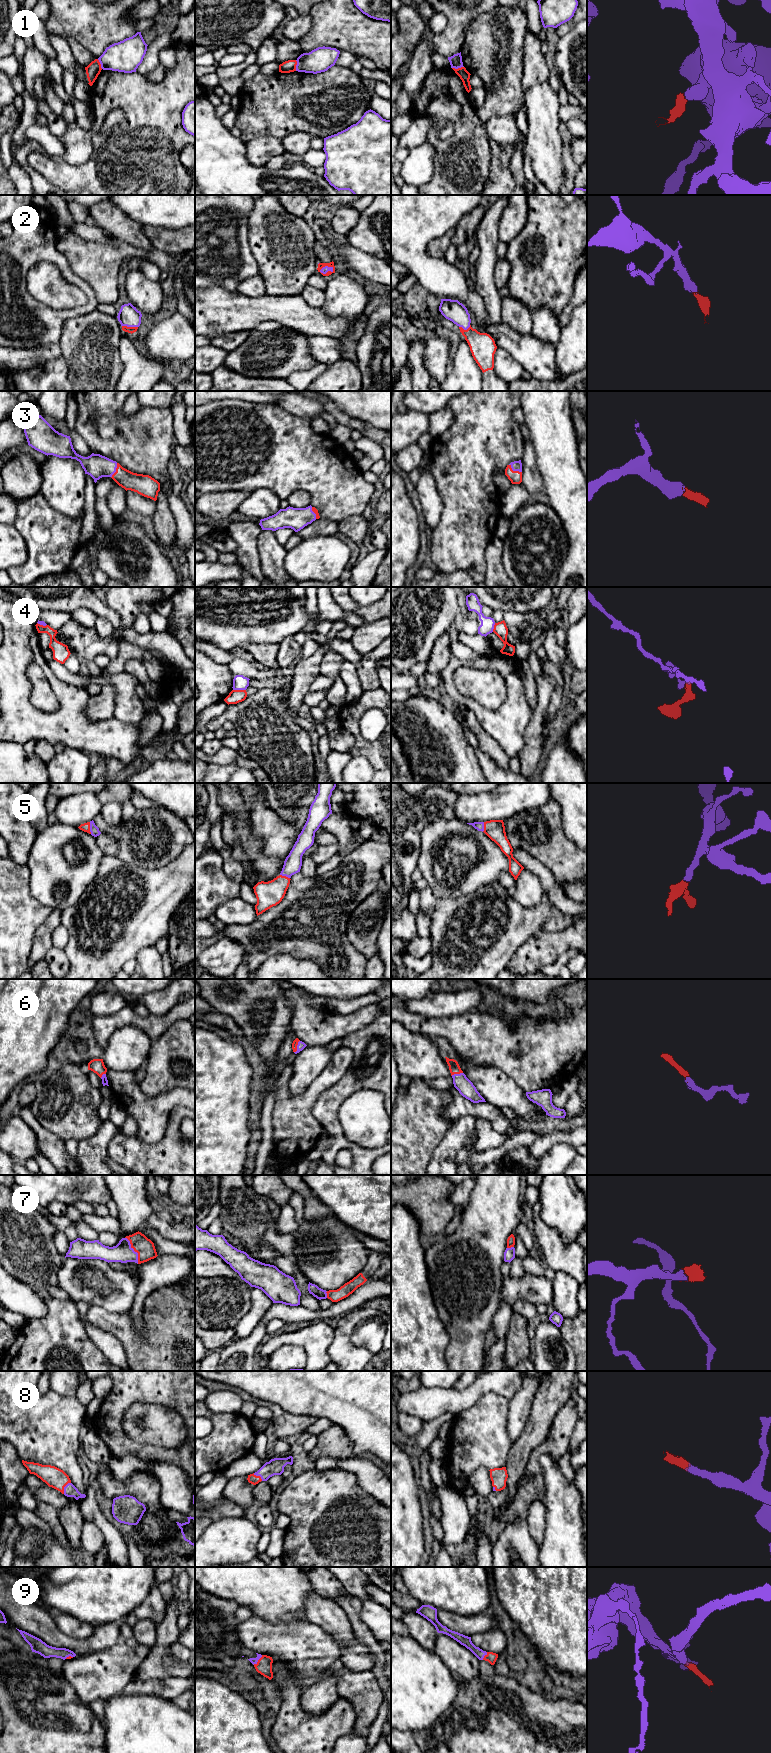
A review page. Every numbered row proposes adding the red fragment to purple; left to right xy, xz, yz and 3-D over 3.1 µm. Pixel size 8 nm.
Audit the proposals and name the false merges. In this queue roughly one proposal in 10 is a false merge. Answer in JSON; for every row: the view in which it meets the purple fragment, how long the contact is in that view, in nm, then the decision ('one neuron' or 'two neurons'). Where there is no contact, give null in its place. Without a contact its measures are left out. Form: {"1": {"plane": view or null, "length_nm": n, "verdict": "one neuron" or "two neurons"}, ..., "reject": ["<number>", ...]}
{"1": {"plane": "yz", "length_nm": 100, "verdict": "two neurons"}, "2": {"plane": "xz", "length_nm": 120, "verdict": "one neuron"}, "3": {"plane": "yz", "length_nm": 120, "verdict": "one neuron"}, "4": {"plane": "xz", "length_nm": 100, "verdict": "two neurons"}, "5": {"plane": "xy", "length_nm": 100, "verdict": "one neuron"}, "6": {"plane": "xz", "length_nm": 110, "verdict": "one neuron"}, "7": {"plane": "xy", "length_nm": 240, "verdict": "one neuron"}, "8": {"plane": "xy", "length_nm": 110, "verdict": "one neuron"}, "9": {"plane": "xz", "length_nm": 110, "verdict": "one neuron"}, "reject": ["1", "4"]}

